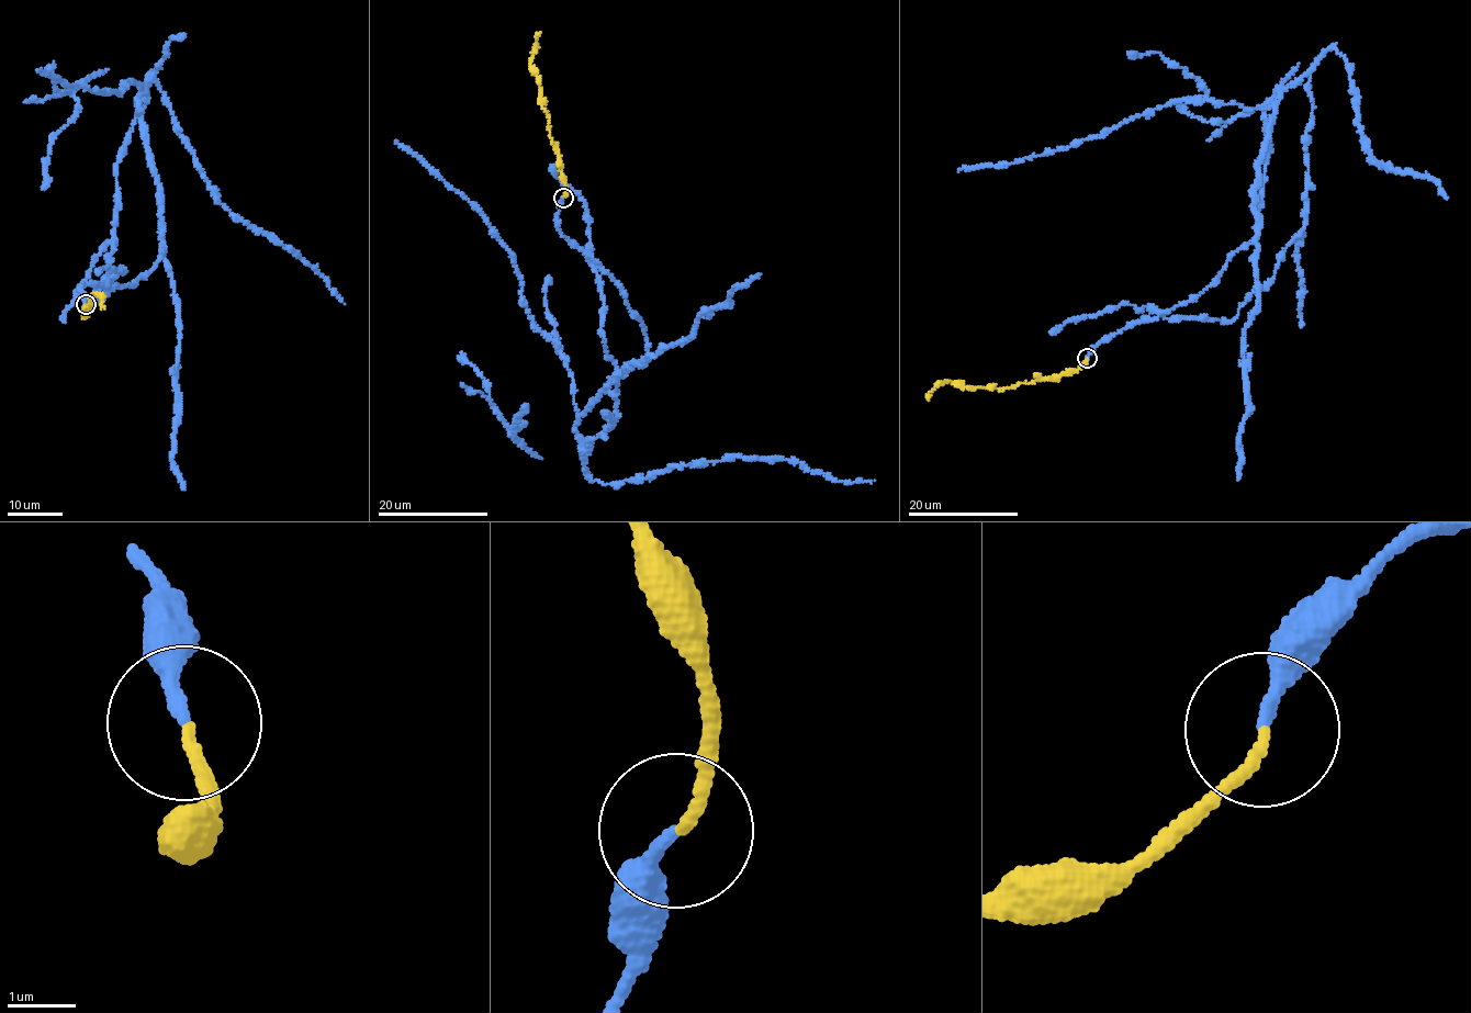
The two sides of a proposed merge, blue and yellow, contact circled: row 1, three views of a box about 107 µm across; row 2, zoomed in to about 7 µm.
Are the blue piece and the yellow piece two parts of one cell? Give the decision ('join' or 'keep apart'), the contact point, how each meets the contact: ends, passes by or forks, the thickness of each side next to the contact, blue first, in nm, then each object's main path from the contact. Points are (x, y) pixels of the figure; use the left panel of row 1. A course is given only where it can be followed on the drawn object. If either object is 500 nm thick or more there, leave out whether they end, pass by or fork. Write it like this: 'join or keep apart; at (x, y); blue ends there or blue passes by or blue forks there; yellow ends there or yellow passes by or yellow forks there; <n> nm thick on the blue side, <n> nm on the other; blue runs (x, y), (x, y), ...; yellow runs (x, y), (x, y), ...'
join; at (86, 304); blue ends there; yellow ends there; 200 nm thick on the blue side, 130 nm on the other; blue runs (85, 304), (80, 286), (131, 288), (163, 249), (144, 92), (89, 305), (125, 268), (99, 273); yellow runs (85, 304), (88, 311), (85, 314), (93, 302), (91, 294), (99, 294), (103, 308)

